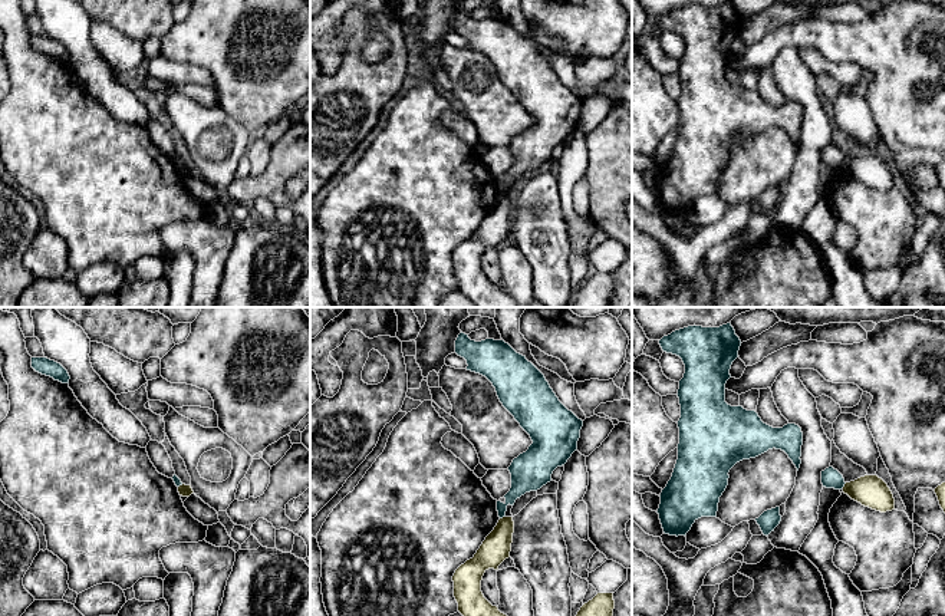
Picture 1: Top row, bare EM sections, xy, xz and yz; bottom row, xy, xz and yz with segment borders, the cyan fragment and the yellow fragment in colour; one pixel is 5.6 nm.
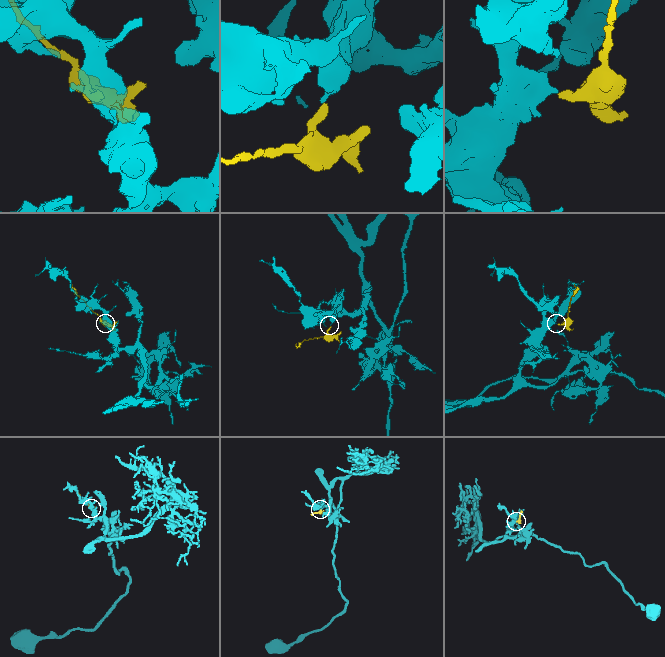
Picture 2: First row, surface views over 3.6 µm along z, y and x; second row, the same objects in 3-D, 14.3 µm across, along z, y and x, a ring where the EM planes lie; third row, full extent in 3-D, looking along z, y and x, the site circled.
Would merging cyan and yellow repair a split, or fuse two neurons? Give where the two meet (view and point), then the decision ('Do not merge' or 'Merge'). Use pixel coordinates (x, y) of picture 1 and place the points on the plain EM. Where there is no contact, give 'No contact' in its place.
Touches cyan at xz (501, 196). Do not merge

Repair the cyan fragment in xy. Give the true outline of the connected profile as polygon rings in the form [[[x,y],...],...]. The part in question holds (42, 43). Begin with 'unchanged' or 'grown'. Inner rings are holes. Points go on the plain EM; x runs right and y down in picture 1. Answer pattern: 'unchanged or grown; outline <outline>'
unchanged; outline [[[32,36],[32,46],[42,53],[53,56],[55,59],[69,62],[70,55],[68,49],[55,39],[47,36]]]

